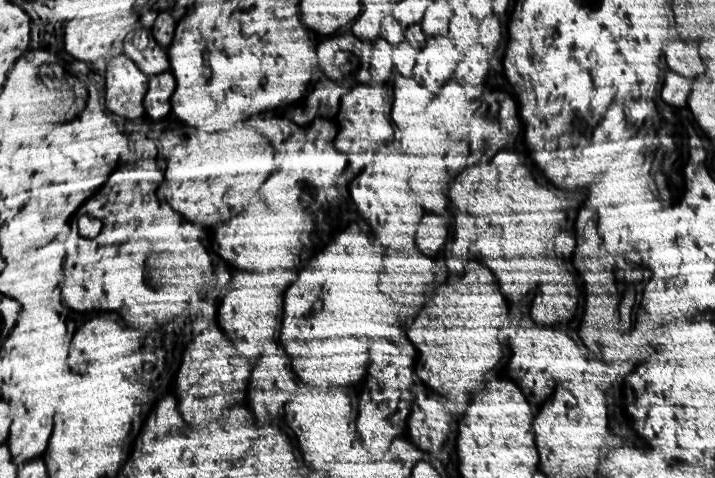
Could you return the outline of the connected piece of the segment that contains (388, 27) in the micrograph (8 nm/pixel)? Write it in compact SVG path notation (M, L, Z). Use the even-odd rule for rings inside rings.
M391 18L389 22L385 22L383 24L383 34L385 34L385 38L393 44L393 46L399 46L401 42L403 42L403 30L401 30L401 24L395 20L395 18Z

